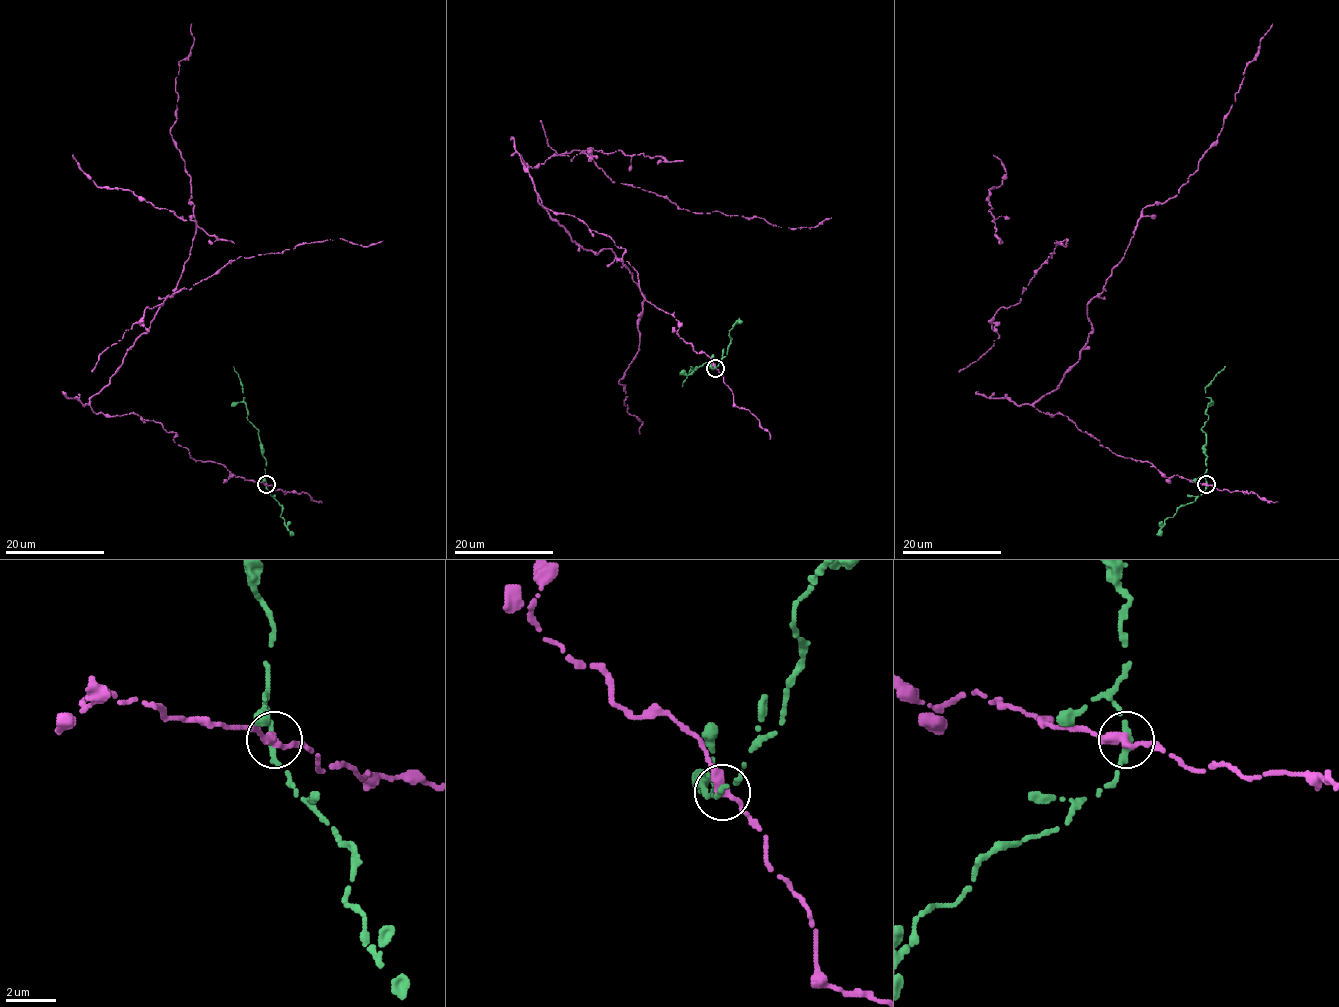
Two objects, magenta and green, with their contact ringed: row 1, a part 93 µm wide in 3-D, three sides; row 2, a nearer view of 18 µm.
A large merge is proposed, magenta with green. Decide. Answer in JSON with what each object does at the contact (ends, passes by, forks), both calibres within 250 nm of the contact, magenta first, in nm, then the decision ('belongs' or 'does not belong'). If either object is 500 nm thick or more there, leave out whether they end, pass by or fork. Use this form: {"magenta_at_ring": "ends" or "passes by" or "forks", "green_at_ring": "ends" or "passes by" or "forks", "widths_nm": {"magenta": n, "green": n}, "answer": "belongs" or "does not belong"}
{"magenta_at_ring": "passes by", "green_at_ring": "ends", "widths_nm": {"magenta": 320, "green": 300}, "answer": "does not belong"}

